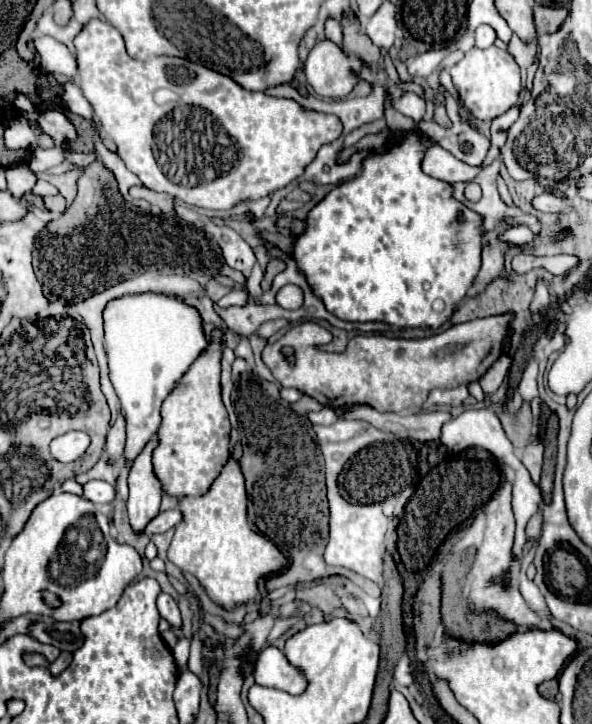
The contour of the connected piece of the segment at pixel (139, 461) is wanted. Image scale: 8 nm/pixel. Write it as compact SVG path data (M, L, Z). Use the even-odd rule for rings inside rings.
M149 441L149 447L135 459L133 467L129 469L129 499L127 499L127 515L131 529L135 533L145 533L147 523L157 517L159 503L161 503L161 483L153 475L153 453L155 441Z

